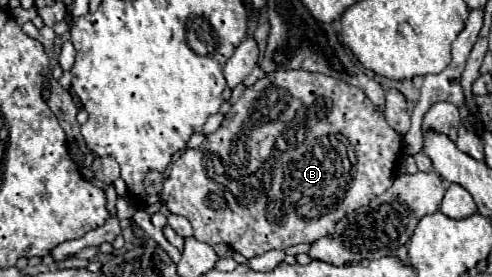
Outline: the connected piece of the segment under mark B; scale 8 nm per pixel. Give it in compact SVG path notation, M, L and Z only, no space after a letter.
M277 70L277 72L265 74L253 86L245 88L245 94L225 114L225 120L221 122L219 130L209 134L199 148L183 152L183 156L171 166L169 176L163 182L161 200L171 210L171 214L185 216L191 222L197 240L207 242L211 246L227 244L231 250L239 252L241 256L253 258L253 256L261 256L269 250L285 250L285 248L301 244L301 242L313 244L319 238L323 238L327 234L333 234L335 224L345 214L369 204L373 198L377 198L379 194L383 194L391 186L401 150L403 150L401 136L385 122L385 116L379 110L373 108L369 98L363 96L363 90L359 90L359 88L355 88L355 86L343 82L343 80L327 78L325 74L311 74L311 72L305 72L305 70Z

